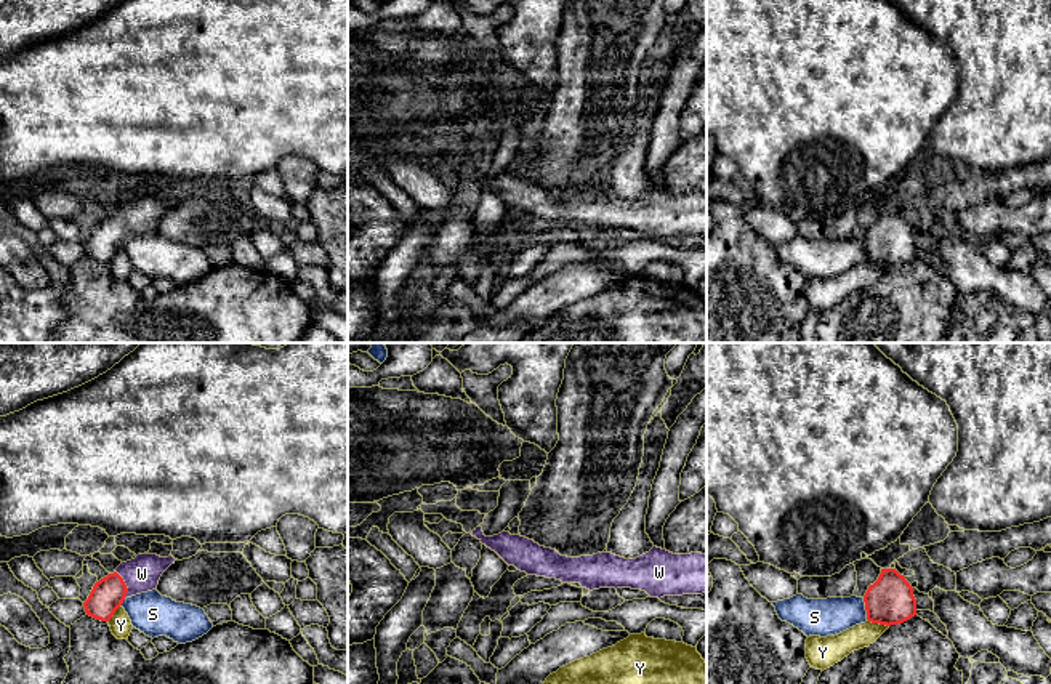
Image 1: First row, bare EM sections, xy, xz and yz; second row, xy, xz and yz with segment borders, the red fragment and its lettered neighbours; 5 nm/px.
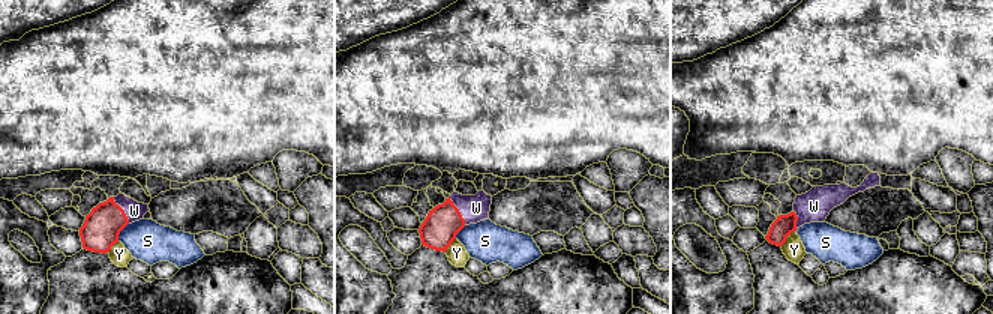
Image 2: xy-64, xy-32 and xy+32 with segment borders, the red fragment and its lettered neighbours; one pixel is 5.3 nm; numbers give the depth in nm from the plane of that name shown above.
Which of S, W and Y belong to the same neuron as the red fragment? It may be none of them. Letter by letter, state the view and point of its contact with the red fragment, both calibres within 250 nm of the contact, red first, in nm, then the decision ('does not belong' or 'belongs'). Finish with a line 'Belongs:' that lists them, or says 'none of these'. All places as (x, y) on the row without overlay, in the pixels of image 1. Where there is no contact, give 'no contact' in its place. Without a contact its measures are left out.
S: meets red in yz at (865, 250); 240 nm thick on the red side, 190 nm on the other; does not belong
W: meets red in xy at (125, 226); 170 nm thick on the red side, 180 nm on the other; belongs
Y: meets red in yz at (878, 263); 240 nm thick on the red side, 120 nm on the other; does not belong
Belongs: W

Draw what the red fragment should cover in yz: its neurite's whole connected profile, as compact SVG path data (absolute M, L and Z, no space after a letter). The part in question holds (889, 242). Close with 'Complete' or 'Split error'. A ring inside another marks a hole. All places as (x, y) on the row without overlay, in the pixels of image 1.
M881 210L878 221L865 237L867 261L880 266L899 266L916 256L913 229L896 210Z. Complete

